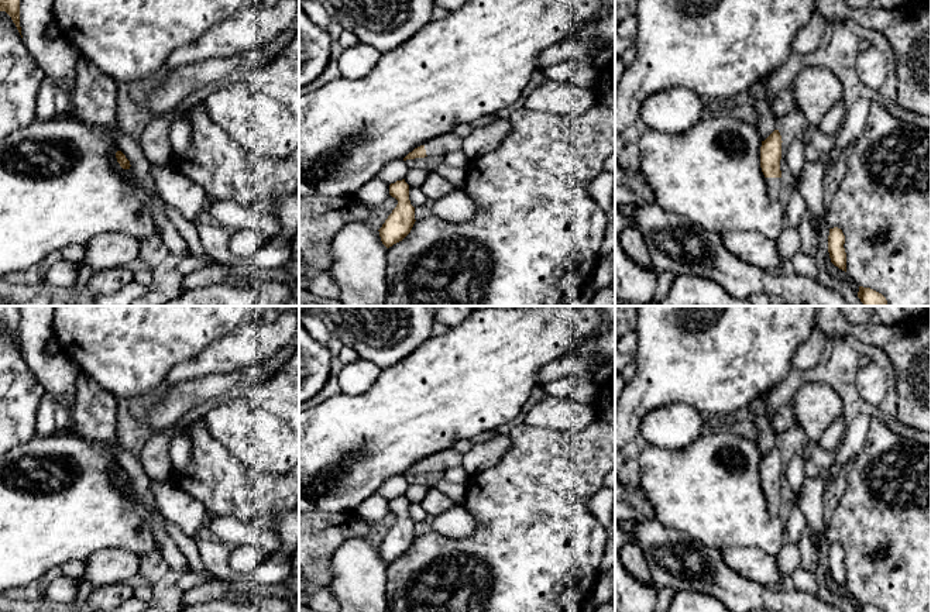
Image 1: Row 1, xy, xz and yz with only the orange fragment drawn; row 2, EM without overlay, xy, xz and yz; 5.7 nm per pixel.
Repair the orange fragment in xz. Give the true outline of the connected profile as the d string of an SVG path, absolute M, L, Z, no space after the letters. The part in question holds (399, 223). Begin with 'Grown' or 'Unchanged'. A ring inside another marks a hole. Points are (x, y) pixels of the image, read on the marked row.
Unchanged. M405 179L391 183L389 195L398 200L398 204L378 230L381 241L387 248L402 241L410 233L416 221L415 207L409 200L409 185Z

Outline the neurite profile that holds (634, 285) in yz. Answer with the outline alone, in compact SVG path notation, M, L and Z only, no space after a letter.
M615 237L615 298L622 306L645 306L657 288L656 269L642 268L623 251L619 237Z

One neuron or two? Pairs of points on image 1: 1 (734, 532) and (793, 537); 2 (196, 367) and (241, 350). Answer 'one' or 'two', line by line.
1: two
2: one

